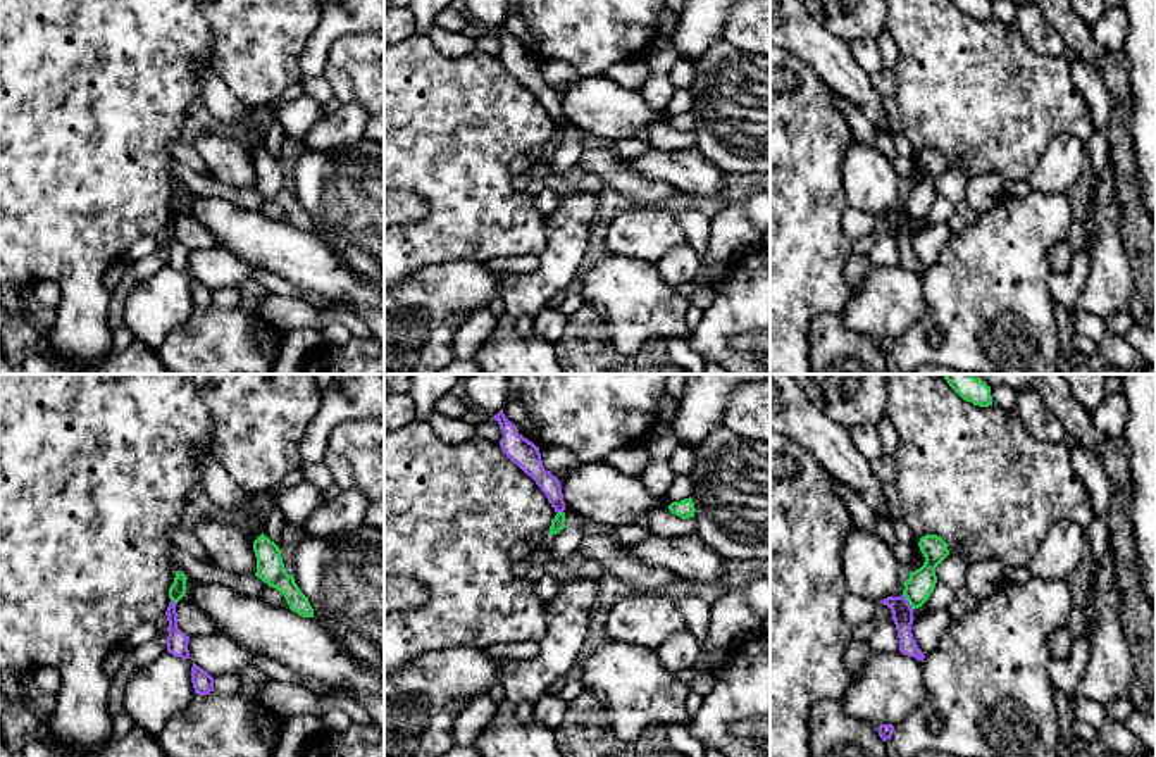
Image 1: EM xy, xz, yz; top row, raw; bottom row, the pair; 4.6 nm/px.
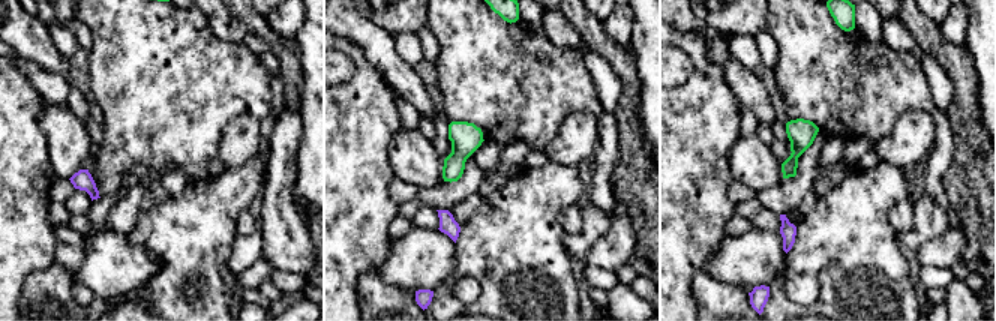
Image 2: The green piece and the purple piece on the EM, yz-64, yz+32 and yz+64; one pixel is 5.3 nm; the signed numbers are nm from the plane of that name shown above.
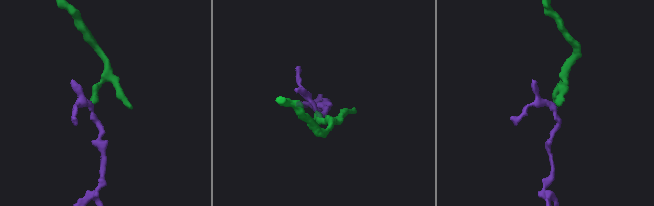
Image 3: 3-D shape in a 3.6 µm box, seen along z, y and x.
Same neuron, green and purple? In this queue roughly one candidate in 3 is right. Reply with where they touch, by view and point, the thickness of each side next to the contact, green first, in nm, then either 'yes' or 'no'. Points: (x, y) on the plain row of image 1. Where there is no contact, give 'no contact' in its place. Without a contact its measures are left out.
yz (908, 216) | 130/100 nm | no

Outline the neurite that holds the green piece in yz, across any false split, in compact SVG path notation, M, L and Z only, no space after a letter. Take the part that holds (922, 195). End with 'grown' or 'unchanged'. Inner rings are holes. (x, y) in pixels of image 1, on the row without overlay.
M937 148L922 150L918 160L925 176L910 186L903 203L911 222L918 222L929 214L937 197L935 181L949 169L948 157Z; unchanged

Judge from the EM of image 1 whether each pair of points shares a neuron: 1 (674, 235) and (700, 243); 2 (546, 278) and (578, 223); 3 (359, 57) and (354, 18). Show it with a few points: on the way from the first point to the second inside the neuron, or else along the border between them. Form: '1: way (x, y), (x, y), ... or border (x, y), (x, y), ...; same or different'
1: border (674, 214), (686, 240); different
2: way (559, 264), (567, 237); same
3: border (366, 31), (341, 35), (333, 43), (326, 61); different

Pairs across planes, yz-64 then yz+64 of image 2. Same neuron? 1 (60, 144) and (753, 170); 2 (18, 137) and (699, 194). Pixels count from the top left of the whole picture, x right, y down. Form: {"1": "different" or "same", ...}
{"1": "same", "2": "same"}

